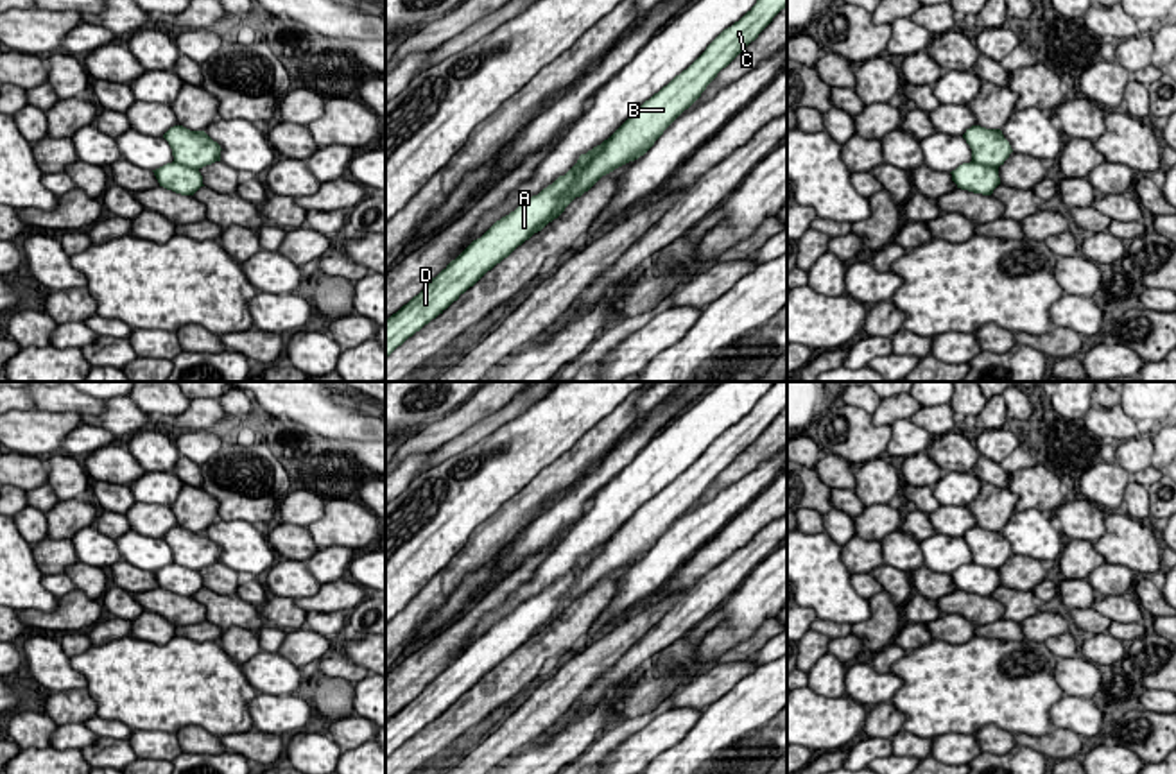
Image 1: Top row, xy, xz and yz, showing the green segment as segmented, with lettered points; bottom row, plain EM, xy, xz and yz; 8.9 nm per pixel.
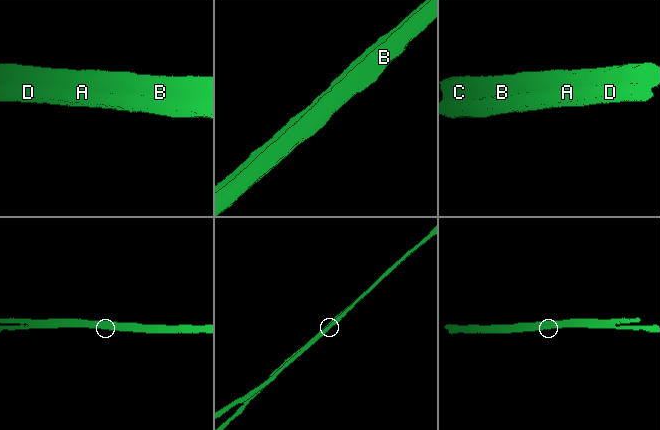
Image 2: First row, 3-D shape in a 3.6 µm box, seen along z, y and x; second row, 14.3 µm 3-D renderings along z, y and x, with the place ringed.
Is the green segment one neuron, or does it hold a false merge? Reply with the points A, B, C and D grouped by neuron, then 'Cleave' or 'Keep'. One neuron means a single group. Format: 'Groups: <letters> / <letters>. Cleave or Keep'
Groups: A D / B C. Cleave

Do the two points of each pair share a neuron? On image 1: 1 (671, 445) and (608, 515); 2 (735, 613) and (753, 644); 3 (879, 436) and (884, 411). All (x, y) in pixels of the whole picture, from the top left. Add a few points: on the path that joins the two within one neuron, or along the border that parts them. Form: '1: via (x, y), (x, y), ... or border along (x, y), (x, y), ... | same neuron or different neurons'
1: via (658, 463), (624, 497) | same neuron
2: border along (768, 617), (716, 662) | different neurons
3: border along (870, 414), (873, 425), (890, 425) | different neurons

